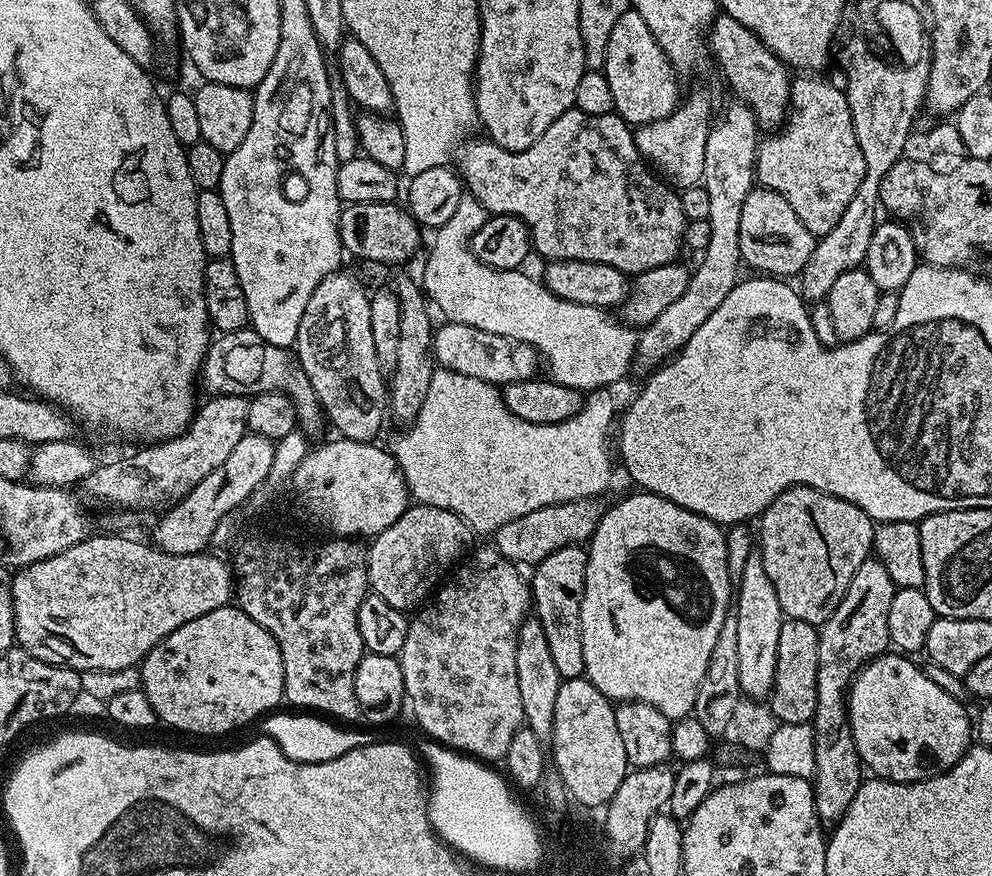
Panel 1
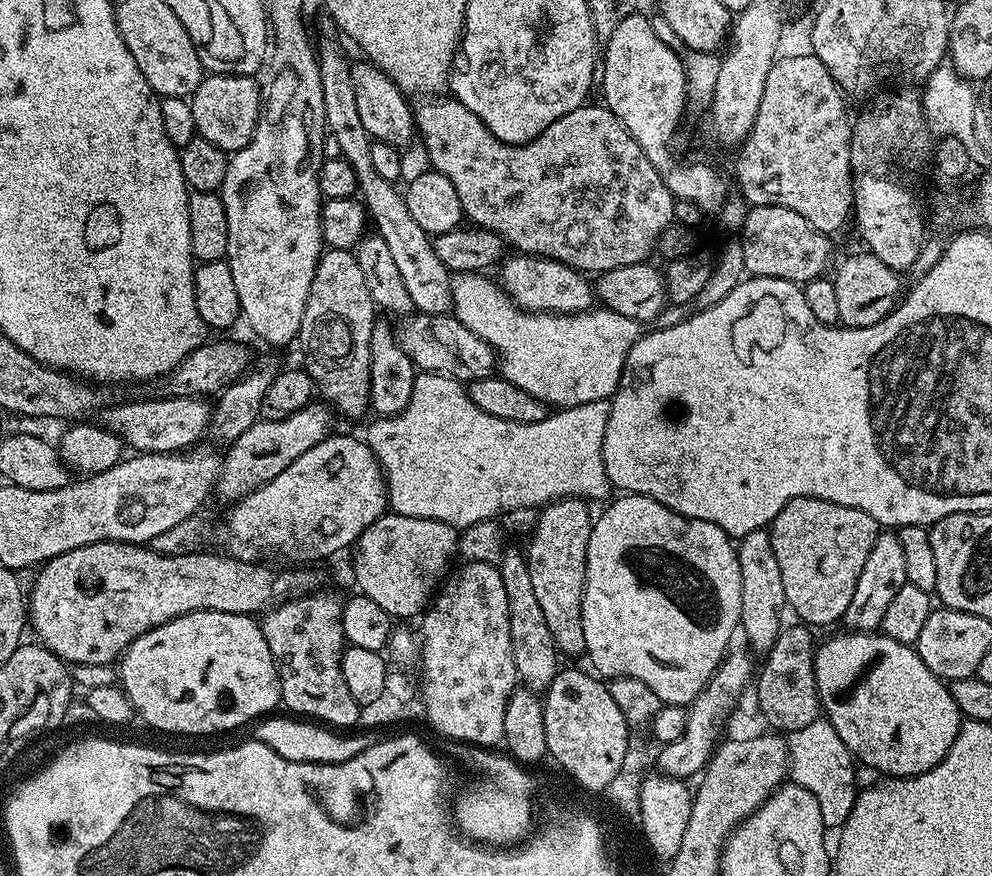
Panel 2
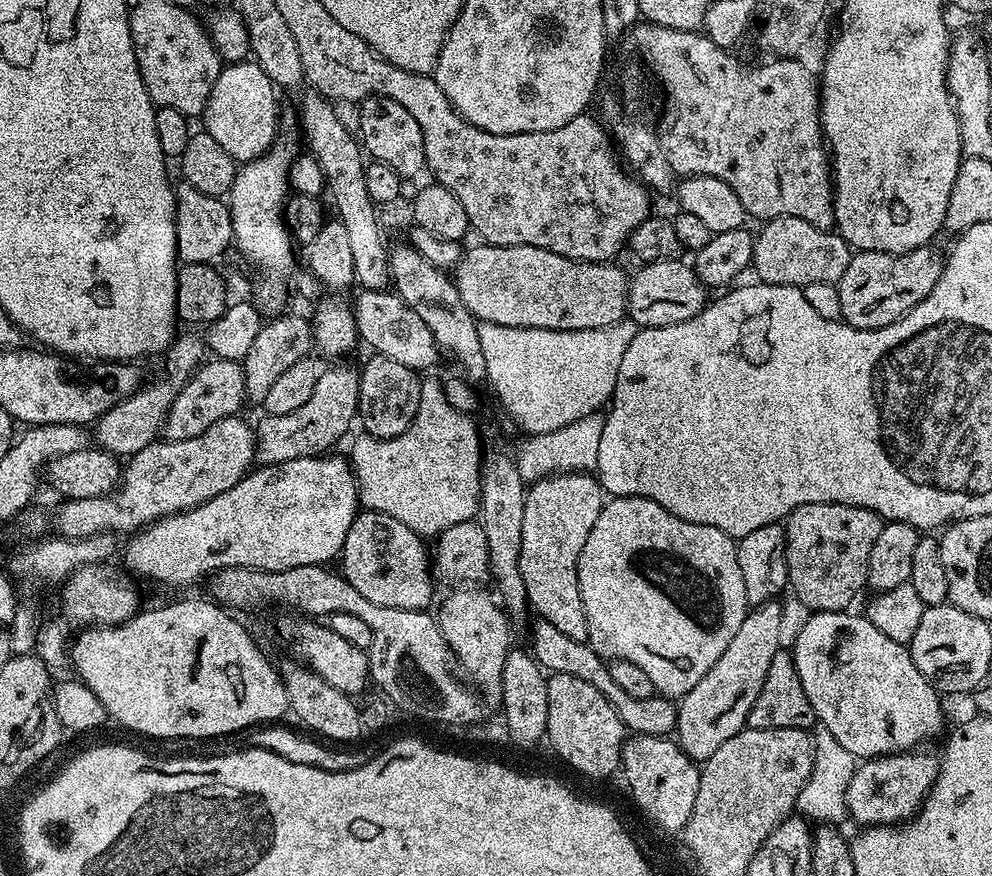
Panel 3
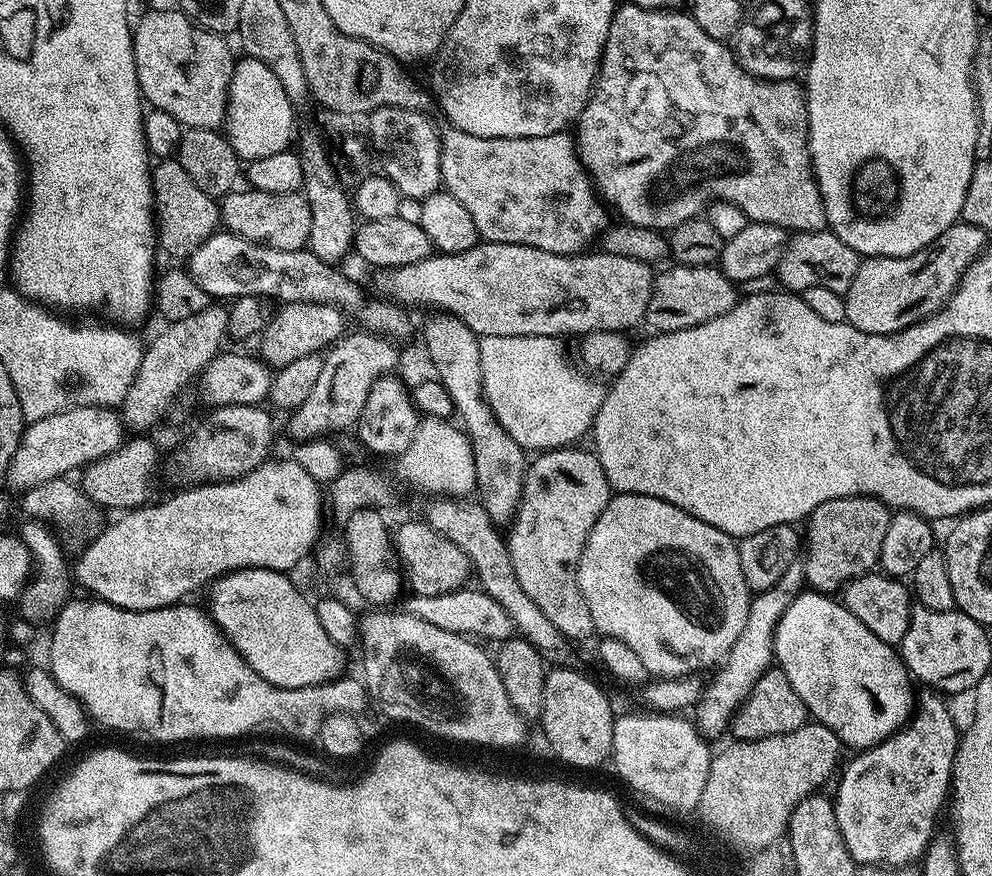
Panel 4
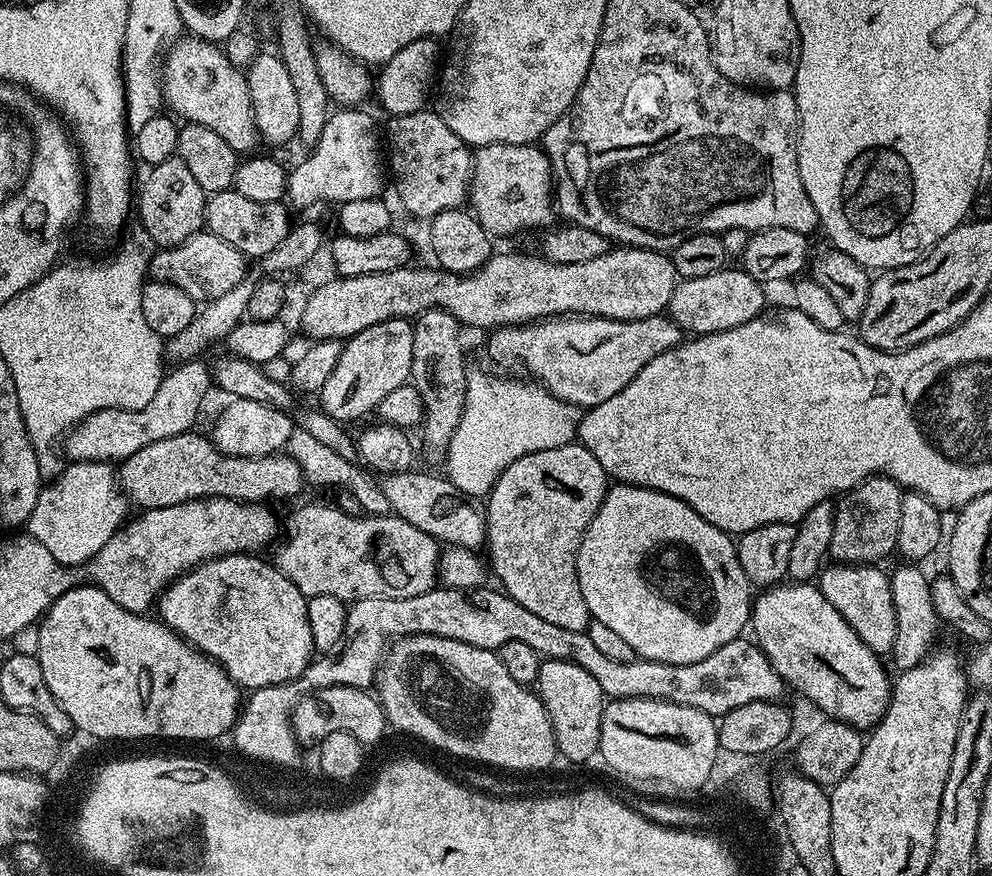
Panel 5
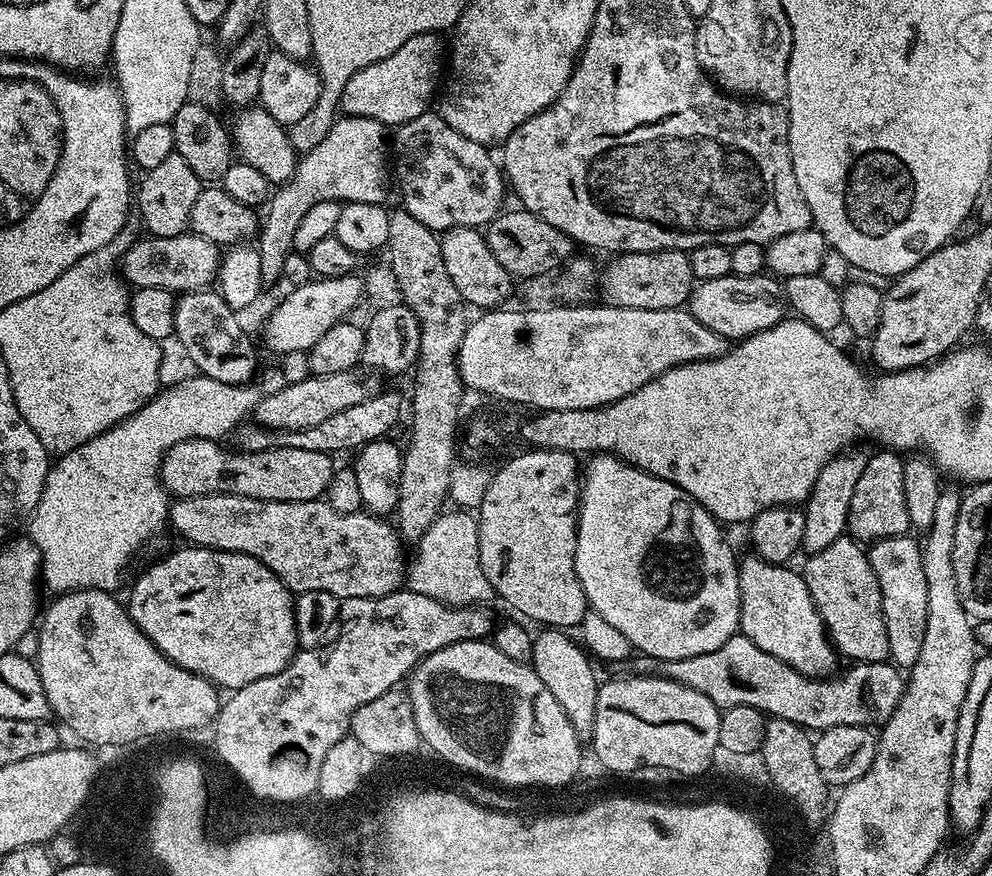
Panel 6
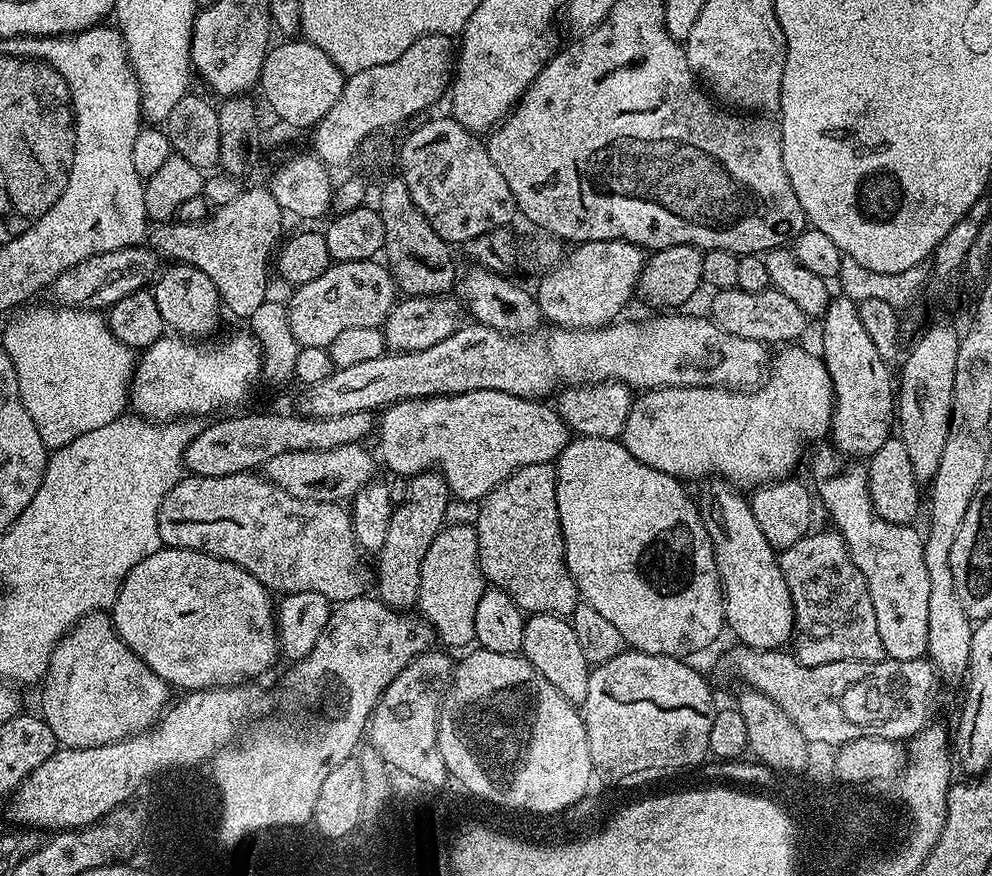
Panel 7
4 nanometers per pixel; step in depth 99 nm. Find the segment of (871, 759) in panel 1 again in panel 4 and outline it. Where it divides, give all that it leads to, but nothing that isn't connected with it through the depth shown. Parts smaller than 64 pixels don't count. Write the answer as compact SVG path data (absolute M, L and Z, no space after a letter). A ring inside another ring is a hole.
M805 590L800 593L798 598L794 598L794 602L790 602L790 606L786 606L786 614L782 614L782 618L776 627L776 654L774 660L778 667L784 671L786 678L790 678L790 686L794 686L798 698L802 698L802 702L808 708L809 717L815 723L834 730L834 734L840 739L841 745L848 747L849 744L852 750L873 748L876 744L881 744L888 736L893 736L897 730L904 727L914 711L913 681L910 679L910 673L906 665L904 665L904 661L900 659L899 651L893 645L882 642L878 638L878 634L866 630L866 626L862 626L862 622L858 622L858 618L854 618L854 614L850 614L850 610L843 602L823 592Z

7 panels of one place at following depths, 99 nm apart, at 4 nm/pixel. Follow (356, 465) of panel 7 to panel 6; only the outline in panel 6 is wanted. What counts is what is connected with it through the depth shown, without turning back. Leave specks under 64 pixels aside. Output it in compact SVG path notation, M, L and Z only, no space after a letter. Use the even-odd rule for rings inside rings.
M202 438L175 444L160 466L160 483L169 497L230 494L259 500L318 500L332 480L333 457L326 452L293 448L241 452L224 446Z

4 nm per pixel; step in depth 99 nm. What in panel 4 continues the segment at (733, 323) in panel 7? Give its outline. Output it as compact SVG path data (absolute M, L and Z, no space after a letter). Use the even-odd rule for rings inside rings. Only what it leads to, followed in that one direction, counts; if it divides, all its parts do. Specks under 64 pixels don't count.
M676 264L669 272L656 276L656 285L652 287L650 294L646 324L656 332L673 332L698 326L733 308L738 299L736 291L737 285L719 267L691 268L685 264Z

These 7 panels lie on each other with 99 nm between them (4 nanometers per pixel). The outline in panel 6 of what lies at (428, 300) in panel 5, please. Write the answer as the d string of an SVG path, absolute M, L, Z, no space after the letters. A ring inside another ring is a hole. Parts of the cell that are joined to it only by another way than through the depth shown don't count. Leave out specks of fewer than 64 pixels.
M687 251L626 252L609 260L599 273L598 288L604 291L603 299L614 306L634 310L678 308L687 305L692 295L694 281Z

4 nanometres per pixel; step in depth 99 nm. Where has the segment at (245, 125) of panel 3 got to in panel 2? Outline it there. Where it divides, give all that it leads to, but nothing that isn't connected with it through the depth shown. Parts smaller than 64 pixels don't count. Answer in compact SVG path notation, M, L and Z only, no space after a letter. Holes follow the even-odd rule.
M205 75L190 98L196 134L226 153L242 150L250 142L260 118L262 88L256 76Z

